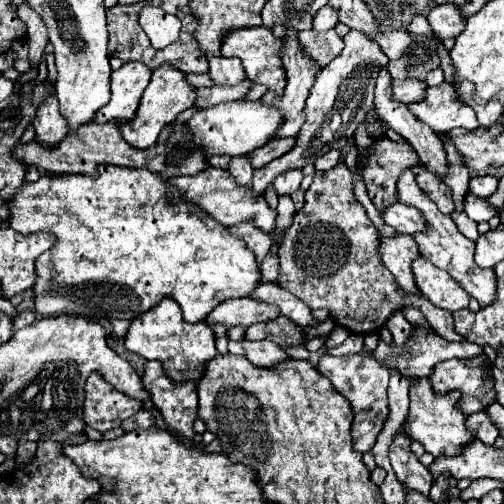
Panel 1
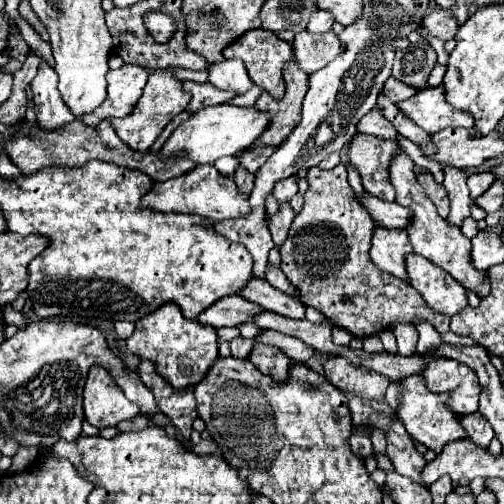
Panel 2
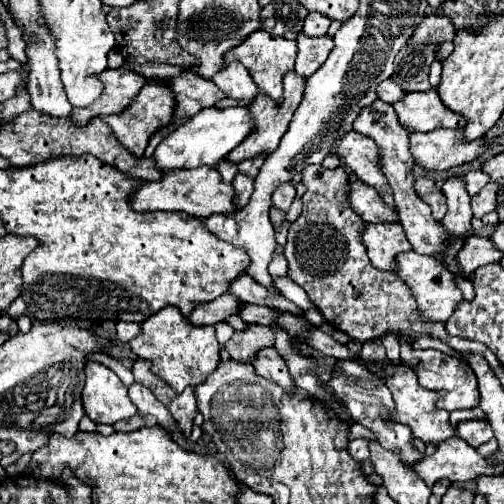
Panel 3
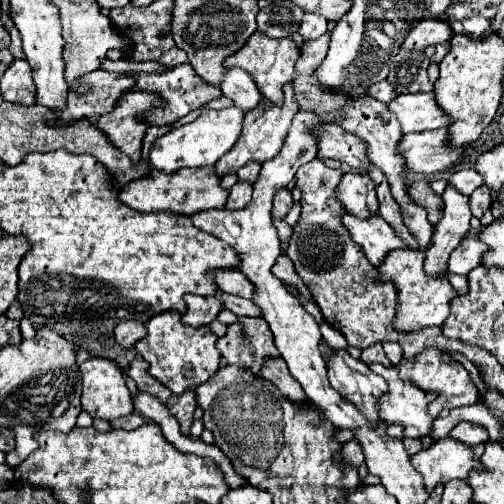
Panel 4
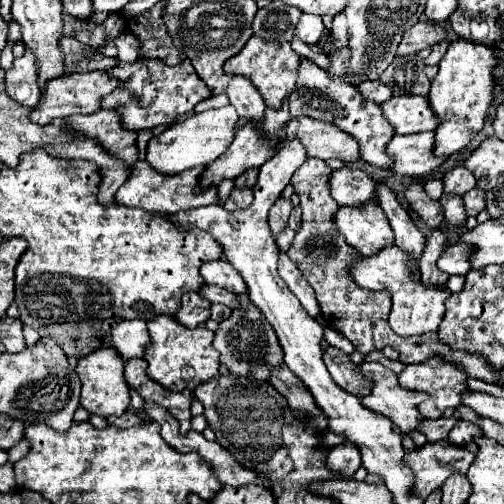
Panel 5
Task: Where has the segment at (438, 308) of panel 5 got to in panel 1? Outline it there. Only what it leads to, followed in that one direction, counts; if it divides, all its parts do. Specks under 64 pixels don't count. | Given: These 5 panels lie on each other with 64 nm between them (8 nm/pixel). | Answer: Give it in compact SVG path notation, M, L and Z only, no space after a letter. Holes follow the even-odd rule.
M418 258L412 264L416 284L420 292L438 308L444 308L448 312L456 312L462 308L468 308L470 294L444 270L436 268L430 260Z

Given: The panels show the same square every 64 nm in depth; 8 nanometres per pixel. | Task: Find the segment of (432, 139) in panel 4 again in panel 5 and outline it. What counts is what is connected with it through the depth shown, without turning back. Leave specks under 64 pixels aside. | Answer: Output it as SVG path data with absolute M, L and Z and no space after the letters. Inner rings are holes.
M432 132L394 136L392 142L388 144L388 156L394 158L394 166L388 172L400 174L400 176L424 176L446 162L446 160L440 160L438 156L432 156Z

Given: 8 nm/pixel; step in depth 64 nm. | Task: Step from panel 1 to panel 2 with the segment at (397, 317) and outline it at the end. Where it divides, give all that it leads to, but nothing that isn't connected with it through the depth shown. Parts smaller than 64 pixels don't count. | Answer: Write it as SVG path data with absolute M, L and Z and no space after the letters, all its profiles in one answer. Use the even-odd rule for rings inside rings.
M396 324L396 328L392 328L394 336L396 336L396 344L398 344L398 352L402 356L412 356L416 354L416 340L418 340L418 332L412 324Z

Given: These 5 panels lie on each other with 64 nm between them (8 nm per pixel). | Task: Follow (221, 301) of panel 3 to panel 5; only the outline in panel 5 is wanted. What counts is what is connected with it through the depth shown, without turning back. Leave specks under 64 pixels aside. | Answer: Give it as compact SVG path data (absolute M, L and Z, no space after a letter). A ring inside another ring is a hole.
M188 292L182 296L182 308L176 314L176 320L180 320L182 326L196 328L198 324L210 320L210 306L212 302L204 300L198 292Z

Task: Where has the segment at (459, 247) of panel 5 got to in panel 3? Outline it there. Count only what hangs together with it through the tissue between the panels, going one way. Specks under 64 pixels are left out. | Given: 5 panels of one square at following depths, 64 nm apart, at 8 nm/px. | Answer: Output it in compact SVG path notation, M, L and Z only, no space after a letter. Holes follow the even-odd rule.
M470 236L458 254L458 264L466 274L470 274L480 266L500 262L500 254L502 252L492 244L490 236Z

